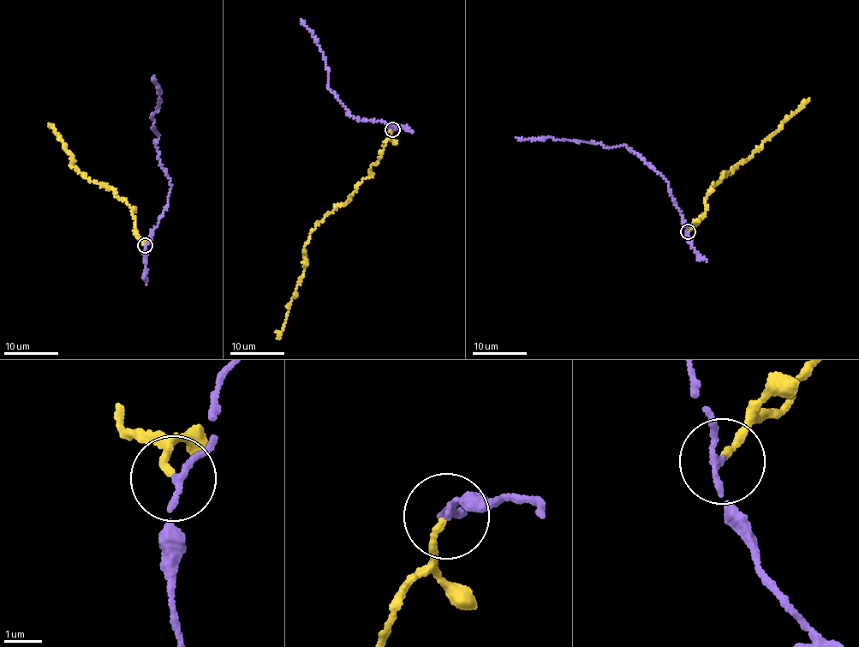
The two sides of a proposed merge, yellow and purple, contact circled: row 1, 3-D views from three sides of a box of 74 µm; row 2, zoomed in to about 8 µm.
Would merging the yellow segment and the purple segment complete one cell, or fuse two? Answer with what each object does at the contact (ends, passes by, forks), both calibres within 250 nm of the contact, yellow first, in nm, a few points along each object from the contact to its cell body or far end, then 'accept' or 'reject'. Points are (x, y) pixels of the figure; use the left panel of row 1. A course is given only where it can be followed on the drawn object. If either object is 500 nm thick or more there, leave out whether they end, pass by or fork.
yellow ends there; purple passes by; 160 nm thick on the yellow side, 140 nm on the other; yellow runs (145, 245), (134, 229), (134, 208), (115, 194), (116, 190), (96, 183), (70, 164), (74, 156), (49, 123); purple runs (145, 245), (168, 204), (171, 187), (162, 168), (152, 116), (160, 101), (154, 75); reject

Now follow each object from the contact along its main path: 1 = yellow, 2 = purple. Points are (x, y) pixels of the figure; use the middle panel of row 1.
1: (391, 129), (370, 174), (348, 200), (330, 211), (312, 231), (303, 251), (302, 277), (277, 339)
2: (391, 129), (391, 125), (390, 128), (380, 120), (367, 121), (350, 116), (329, 87), (325, 53), (301, 20)

